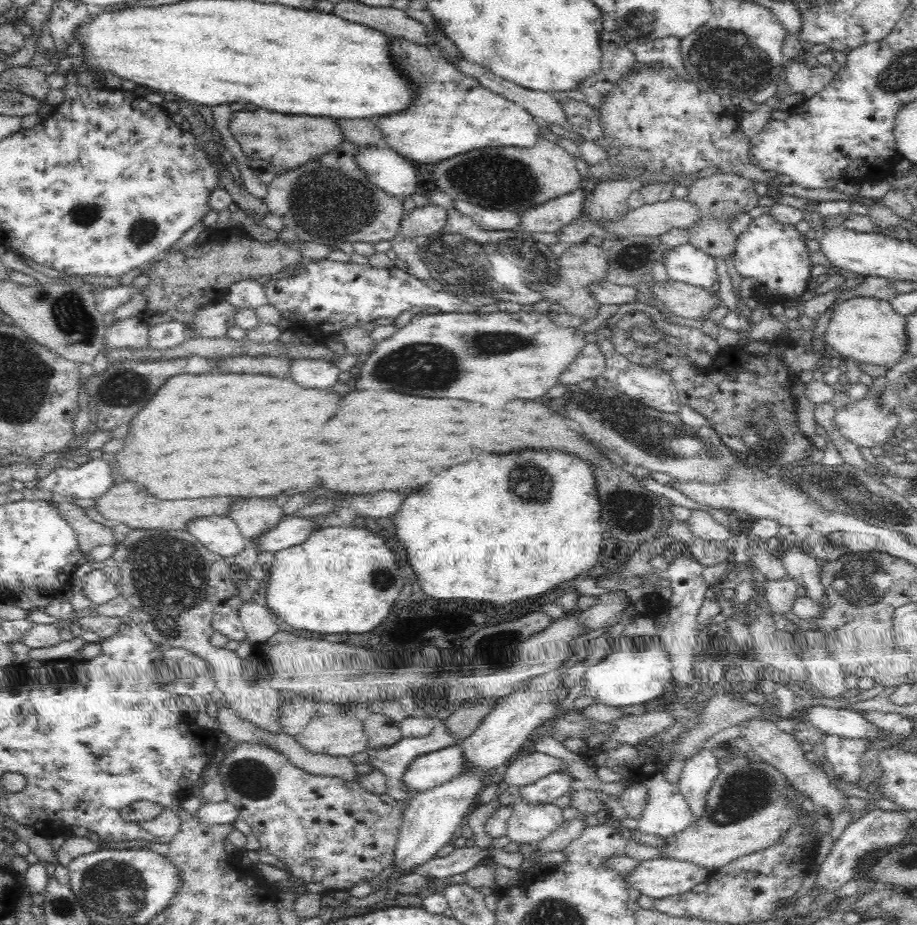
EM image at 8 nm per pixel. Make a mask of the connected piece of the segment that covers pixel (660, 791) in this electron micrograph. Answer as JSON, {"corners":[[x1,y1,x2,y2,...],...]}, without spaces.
{"corners":[[654,772,642,784,648,795,637,826,642,833,666,838,691,824,693,814,678,784,666,781,662,772]]}

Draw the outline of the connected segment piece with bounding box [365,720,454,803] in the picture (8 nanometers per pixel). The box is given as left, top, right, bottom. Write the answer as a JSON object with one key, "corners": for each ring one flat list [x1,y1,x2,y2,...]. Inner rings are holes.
{"corners":[[437,720,432,732,422,738,400,739,389,747,366,748,366,760,382,772,386,793,395,802,410,802,411,796,402,784,402,774,408,764,422,754,452,746,454,739,446,731,445,721]]}

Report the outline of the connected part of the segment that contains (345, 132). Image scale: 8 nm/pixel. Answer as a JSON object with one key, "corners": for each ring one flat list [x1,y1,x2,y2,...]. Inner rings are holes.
{"corners":[[340,118,332,119,340,133,342,133,342,140,352,143,357,147,380,147,384,145,384,139,382,139,382,133,380,129,374,125,374,119,362,118,362,120,340,120]]}

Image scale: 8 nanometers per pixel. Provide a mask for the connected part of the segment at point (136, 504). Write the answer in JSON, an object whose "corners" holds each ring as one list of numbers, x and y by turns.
{"corners":[[132,482,115,483,105,494,93,499,94,505,90,508,96,510,106,520,111,520,130,530,184,530,188,520,202,518,202,516,224,516,230,510,230,502,234,498,198,498,198,500,158,500,146,490]]}

